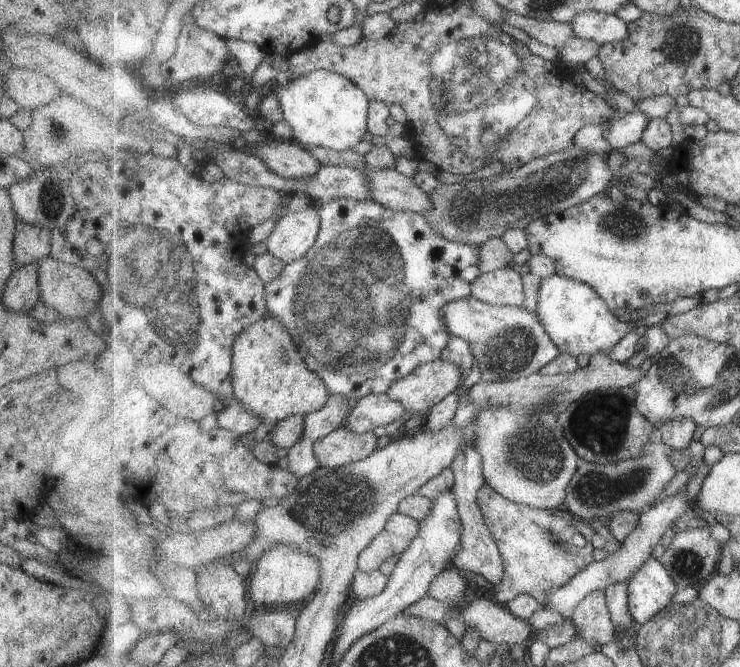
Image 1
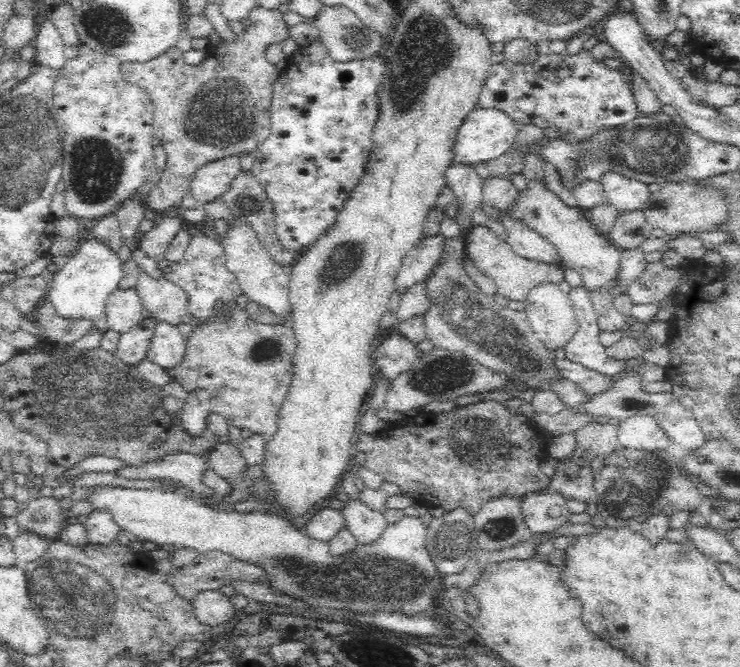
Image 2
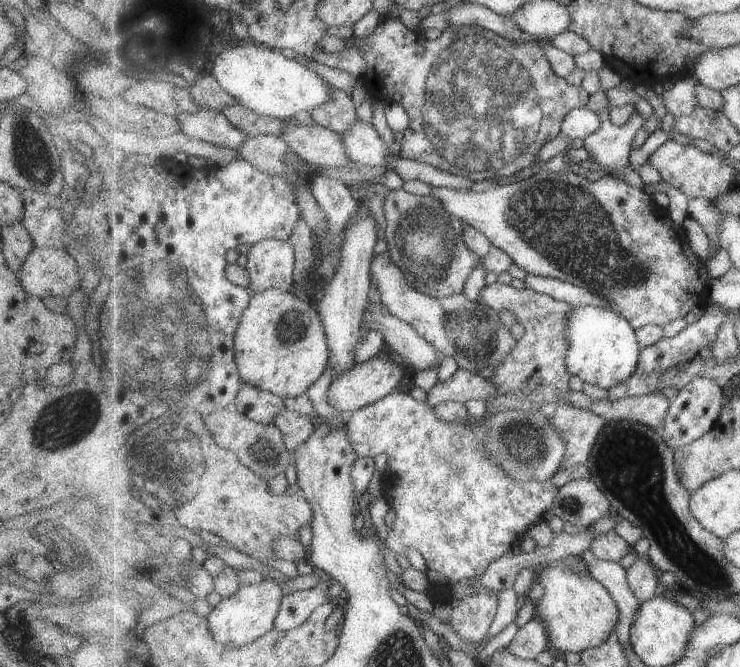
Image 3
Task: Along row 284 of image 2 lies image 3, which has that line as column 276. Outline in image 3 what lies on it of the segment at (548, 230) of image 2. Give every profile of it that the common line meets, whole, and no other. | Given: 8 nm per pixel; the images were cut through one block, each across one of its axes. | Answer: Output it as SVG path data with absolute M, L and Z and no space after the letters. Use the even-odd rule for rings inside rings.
M263 580L249 585L240 584L229 598L219 599L213 612L207 617L211 634L227 648L241 648L256 642L261 636L275 629L276 618L285 597L283 586L273 580Z

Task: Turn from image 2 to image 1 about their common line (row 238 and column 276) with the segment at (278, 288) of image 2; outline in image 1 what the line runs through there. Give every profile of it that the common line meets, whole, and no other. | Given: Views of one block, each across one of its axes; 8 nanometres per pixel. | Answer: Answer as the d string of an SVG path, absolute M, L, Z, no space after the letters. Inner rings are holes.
M315 208L282 214L265 242L268 252L287 265L304 258L317 243L322 222L320 210Z

